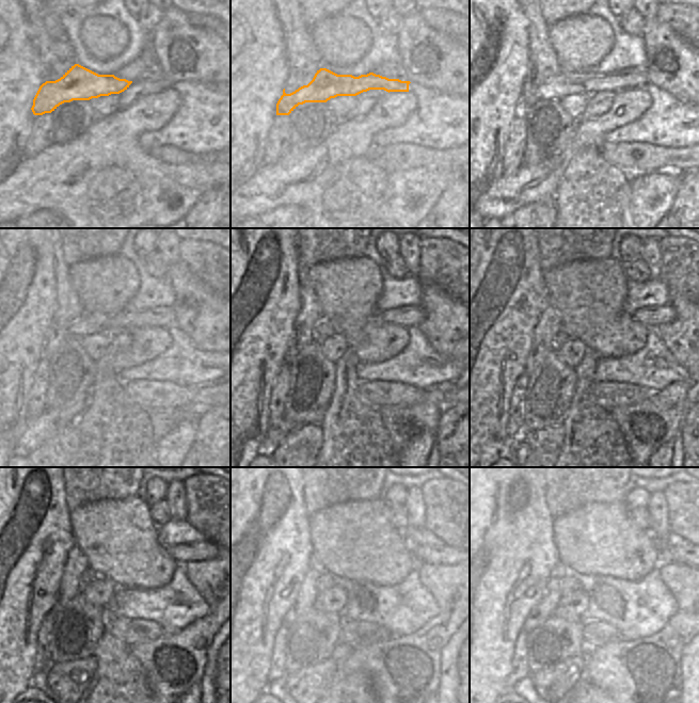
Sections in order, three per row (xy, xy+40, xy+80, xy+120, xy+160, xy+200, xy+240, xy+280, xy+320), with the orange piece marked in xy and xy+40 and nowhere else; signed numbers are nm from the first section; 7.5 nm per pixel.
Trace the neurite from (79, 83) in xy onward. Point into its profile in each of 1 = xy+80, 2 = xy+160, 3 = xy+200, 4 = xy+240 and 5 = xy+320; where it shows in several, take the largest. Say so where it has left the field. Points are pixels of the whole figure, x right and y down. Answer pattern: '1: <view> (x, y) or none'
1: xy+80 (565, 84)
2: xy+160 (406, 317)
3: xy+200 (657, 315)
4: xy+240 (203, 550)
5: xy+320 (685, 555)

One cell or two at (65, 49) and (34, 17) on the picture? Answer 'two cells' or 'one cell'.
one cell

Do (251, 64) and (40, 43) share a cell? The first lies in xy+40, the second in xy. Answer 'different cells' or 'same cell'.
different cells

